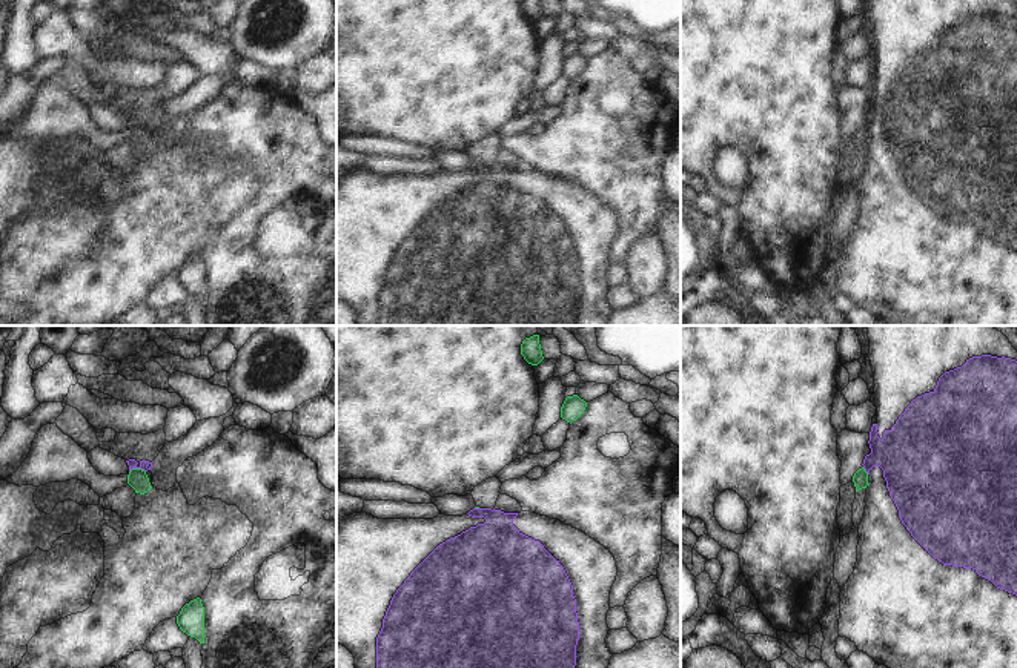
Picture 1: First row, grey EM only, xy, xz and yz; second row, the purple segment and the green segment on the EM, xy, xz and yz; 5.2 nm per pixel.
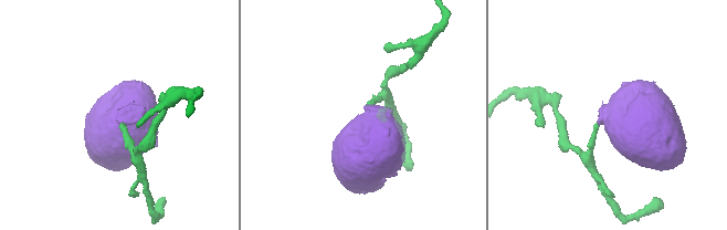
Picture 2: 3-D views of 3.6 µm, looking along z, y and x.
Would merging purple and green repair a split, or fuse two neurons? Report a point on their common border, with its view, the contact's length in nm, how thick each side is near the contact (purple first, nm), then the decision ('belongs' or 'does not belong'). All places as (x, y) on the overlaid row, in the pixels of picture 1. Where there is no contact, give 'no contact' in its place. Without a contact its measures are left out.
contact xy (137, 467); length 90 nm; calibres 50 and 110 nm; does not belong

